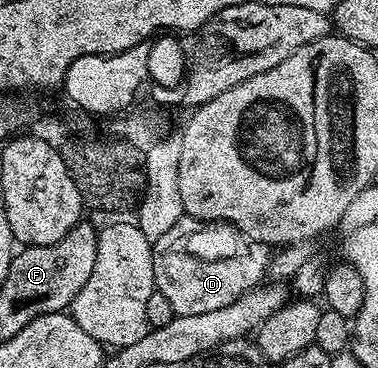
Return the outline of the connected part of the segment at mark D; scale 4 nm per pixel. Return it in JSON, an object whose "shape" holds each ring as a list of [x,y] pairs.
{"shape":[[[165,232],[152,245],[152,271],[156,292],[164,295],[175,317],[180,315],[204,315],[207,311],[220,311],[228,303],[236,303],[248,291],[257,289],[267,280],[272,256],[271,246],[254,241],[243,233],[238,236],[240,249],[228,255],[230,261],[200,263],[180,255],[170,255],[170,232]]]}

